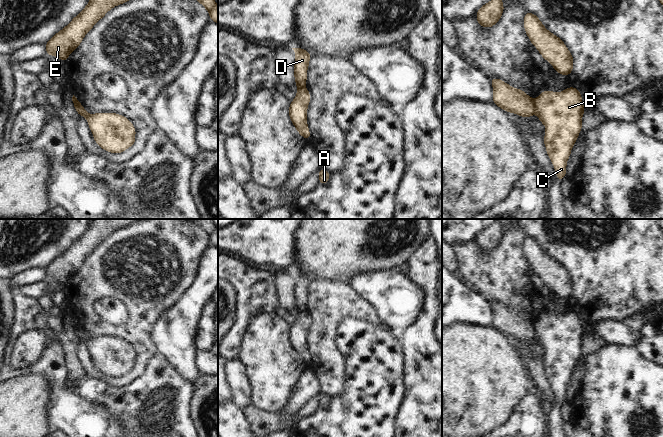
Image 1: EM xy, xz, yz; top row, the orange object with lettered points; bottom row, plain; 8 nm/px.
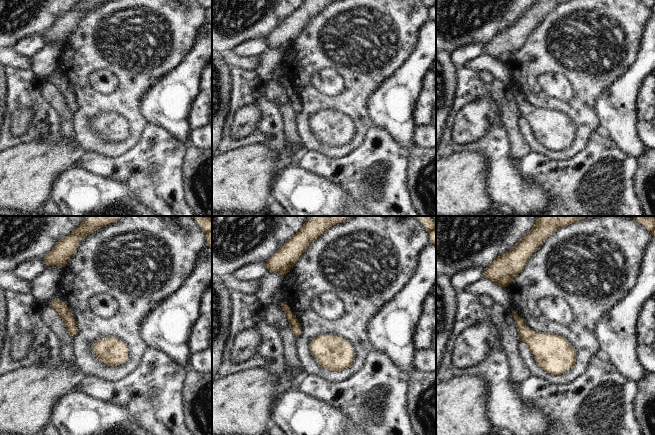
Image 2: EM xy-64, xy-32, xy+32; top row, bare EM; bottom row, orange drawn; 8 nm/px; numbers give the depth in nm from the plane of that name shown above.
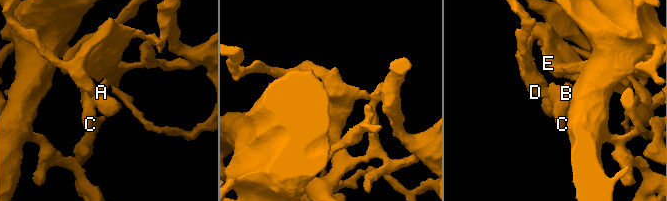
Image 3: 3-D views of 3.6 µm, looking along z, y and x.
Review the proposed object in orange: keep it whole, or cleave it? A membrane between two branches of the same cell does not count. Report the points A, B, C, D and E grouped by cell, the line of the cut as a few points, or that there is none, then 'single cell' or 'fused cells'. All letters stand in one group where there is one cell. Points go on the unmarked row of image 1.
A D E / B C | yz (534, 324), (535, 336) | fused cells

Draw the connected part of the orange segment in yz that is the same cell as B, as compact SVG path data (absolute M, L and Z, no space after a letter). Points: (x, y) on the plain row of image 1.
M568 311L555 317L543 315L535 324L537 338L546 351L544 368L556 394L557 404L566 400L566 388L571 373L582 353L585 336L580 314Z

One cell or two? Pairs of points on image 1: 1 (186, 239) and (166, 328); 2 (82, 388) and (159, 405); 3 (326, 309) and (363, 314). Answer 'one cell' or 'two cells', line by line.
1: two cells
2: one cell
3: one cell

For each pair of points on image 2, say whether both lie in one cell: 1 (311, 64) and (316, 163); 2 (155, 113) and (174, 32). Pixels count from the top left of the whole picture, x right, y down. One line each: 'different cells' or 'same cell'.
1: different cells
2: different cells

